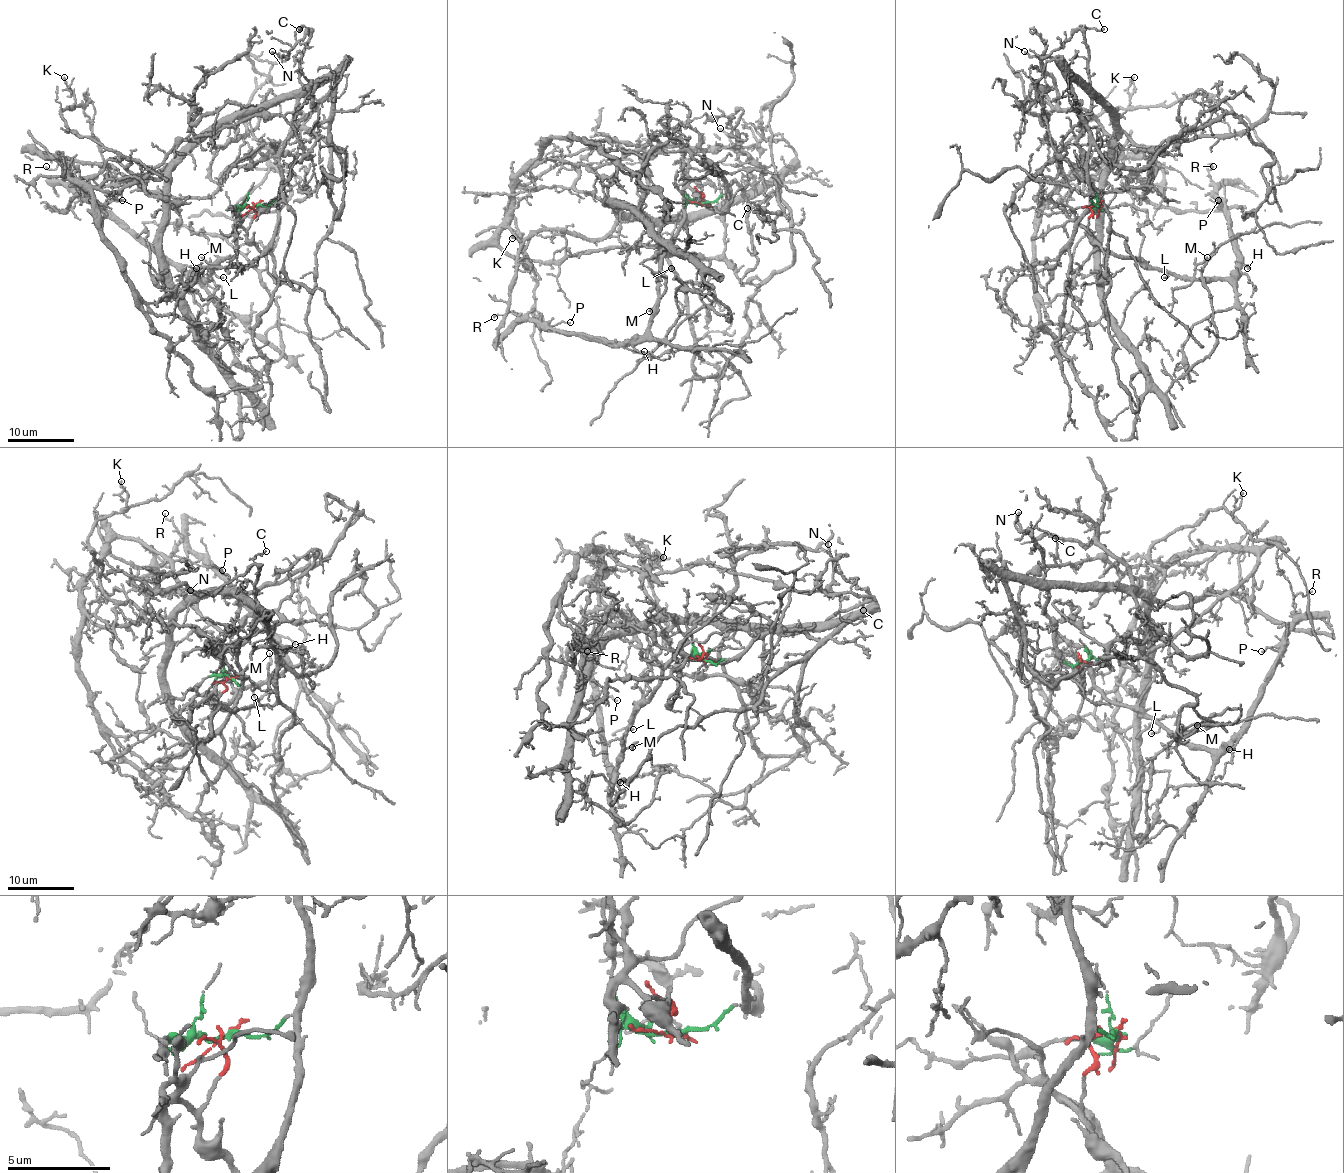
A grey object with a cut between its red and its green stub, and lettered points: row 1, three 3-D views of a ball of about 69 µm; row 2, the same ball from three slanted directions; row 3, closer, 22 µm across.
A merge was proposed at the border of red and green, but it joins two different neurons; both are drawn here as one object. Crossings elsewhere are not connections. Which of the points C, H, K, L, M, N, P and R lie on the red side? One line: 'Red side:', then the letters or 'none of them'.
Red side: H, L, M, P, R

